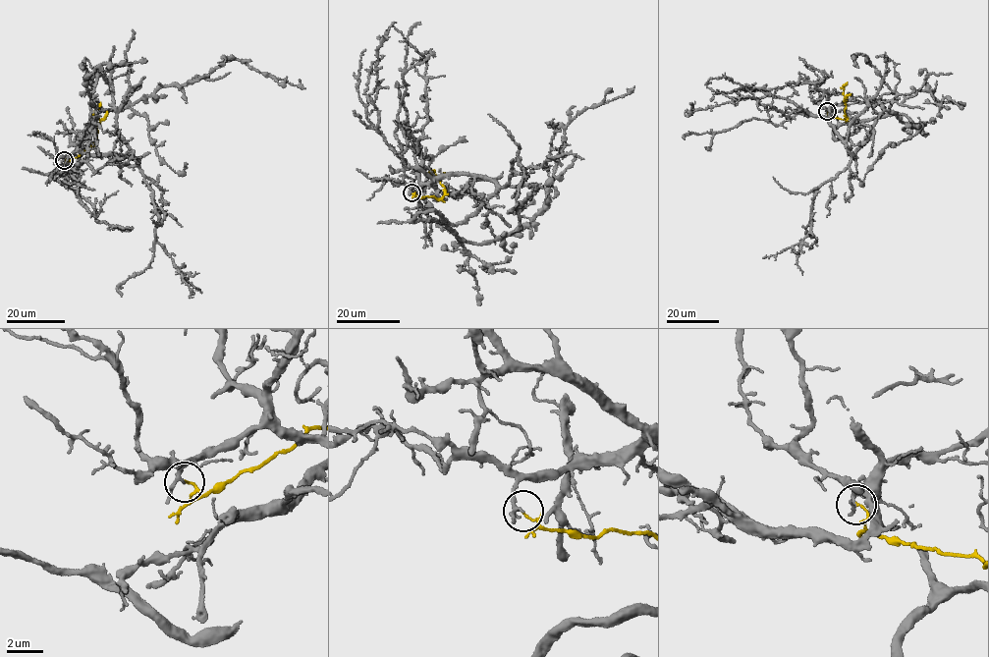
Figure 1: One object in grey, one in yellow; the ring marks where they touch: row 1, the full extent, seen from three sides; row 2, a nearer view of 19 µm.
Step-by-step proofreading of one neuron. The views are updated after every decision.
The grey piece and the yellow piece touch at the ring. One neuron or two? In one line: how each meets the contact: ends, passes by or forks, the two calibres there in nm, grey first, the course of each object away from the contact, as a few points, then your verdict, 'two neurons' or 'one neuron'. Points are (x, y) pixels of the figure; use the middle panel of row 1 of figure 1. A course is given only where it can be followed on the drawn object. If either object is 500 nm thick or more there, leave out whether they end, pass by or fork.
grey passes by; yellow ends there; 170 nm thick on the grey side, 100 nm on the other; grey runs (412, 192), (482, 175), (497, 189), (467, 219), (413, 221), (473, 244), (519, 233), (571, 119), (627, 88); yellow runs (412, 192), (441, 199), (445, 189), (439, 176), (431, 175), (433, 170); two neurons

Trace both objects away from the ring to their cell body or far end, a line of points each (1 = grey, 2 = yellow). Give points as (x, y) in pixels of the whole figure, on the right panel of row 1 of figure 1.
1: (827, 112), (852, 155), (871, 127), (836, 139), (843, 124), (896, 114), (924, 125), (884, 111), (870, 147)
2: (827, 112), (829, 116), (847, 121), (843, 93), (847, 82)

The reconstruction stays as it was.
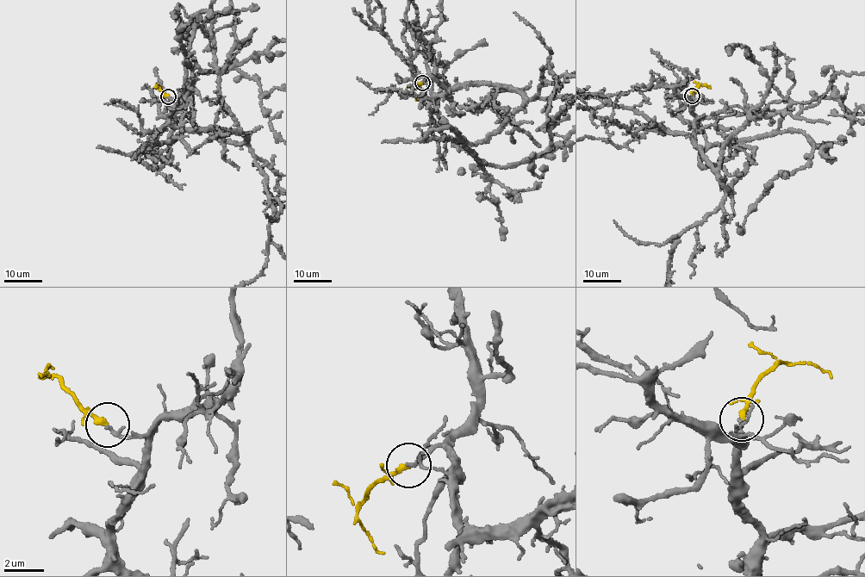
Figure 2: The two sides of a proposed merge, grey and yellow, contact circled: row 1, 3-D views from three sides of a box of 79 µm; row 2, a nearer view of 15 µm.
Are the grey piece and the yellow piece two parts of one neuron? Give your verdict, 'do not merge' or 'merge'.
merge

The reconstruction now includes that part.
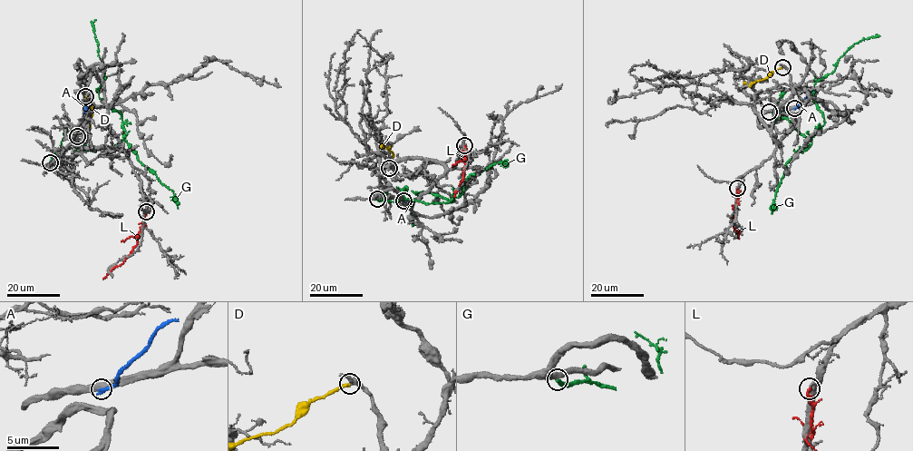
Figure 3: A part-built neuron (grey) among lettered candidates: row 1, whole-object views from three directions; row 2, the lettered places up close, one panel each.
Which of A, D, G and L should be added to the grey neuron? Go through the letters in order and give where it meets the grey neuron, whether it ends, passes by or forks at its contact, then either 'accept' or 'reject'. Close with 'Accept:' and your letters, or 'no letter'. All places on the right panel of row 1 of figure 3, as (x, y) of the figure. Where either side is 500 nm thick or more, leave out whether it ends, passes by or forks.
A: meets grey at (794, 108); it ends there; reject
D: meets grey at (782, 67); it ends there; reject
G: meets grey at (769, 112); it ends there; reject
L: meets grey at (737, 188); it ends there; reject
Accept: no letter

